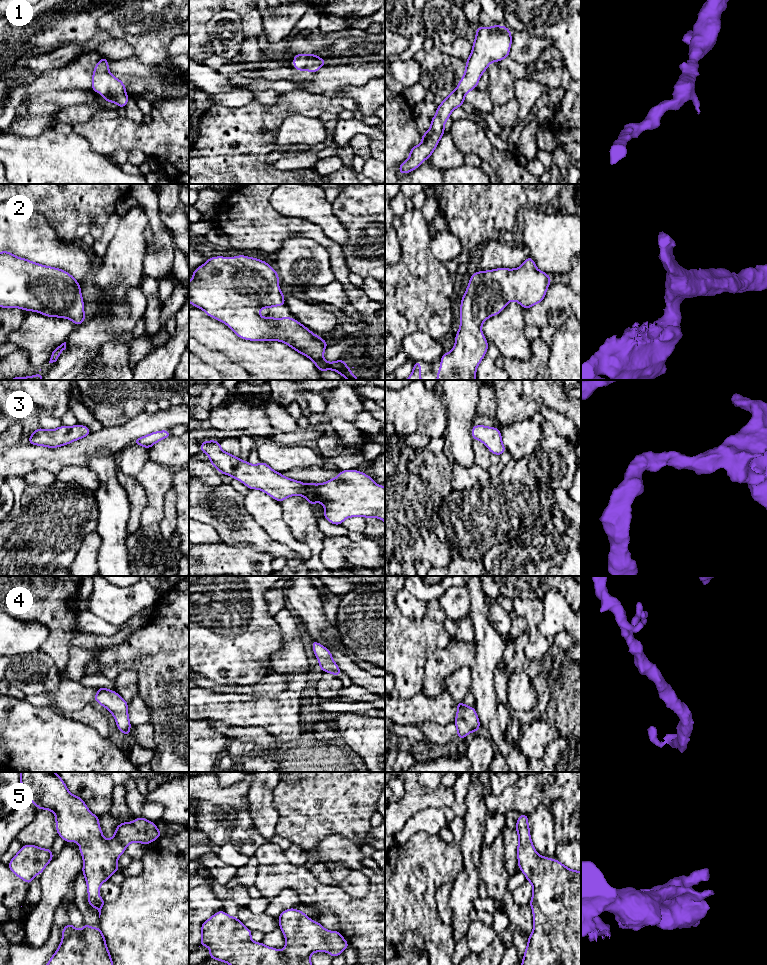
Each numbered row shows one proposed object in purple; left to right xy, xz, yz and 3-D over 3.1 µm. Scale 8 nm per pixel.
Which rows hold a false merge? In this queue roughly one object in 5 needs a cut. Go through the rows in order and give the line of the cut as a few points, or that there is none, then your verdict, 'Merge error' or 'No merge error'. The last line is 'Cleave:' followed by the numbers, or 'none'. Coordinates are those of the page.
1: No split. No merge error
2: No split. No merge error
3: No split. No merge error
4: No split. No merge error
5: No split. No merge error
Cleave: none

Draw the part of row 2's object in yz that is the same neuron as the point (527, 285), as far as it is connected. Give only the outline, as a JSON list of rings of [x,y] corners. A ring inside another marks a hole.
[[[527,257],[524,263],[515,269],[497,268],[488,271],[475,272],[471,275],[465,295],[461,298],[460,306],[460,328],[455,334],[455,345],[449,353],[442,355],[440,369],[437,373],[436,380],[476,380],[476,369],[488,350],[488,342],[482,333],[482,324],[487,318],[499,314],[506,305],[515,300],[524,309],[544,300],[546,291],[551,283],[551,277],[543,271],[539,271],[531,257]]]

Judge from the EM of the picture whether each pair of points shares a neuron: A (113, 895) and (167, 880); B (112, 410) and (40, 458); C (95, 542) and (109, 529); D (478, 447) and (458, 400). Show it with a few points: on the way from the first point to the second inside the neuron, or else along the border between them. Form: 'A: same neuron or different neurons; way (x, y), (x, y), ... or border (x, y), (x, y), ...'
A: different neurons; border (120, 886), (120, 896), (114, 902), (105, 903)
B: different neurons; border (127, 421), (121, 425), (104, 428)
C: different neurons; border (95, 530), (100, 538), (97, 561)
D: different neurons; border (474, 440), (472, 443), (473, 463)

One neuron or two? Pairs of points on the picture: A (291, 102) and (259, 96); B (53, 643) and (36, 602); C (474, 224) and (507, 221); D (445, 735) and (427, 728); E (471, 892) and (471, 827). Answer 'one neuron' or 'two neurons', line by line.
A: two neurons
B: one neuron
C: one neuron
D: one neuron
E: one neuron

